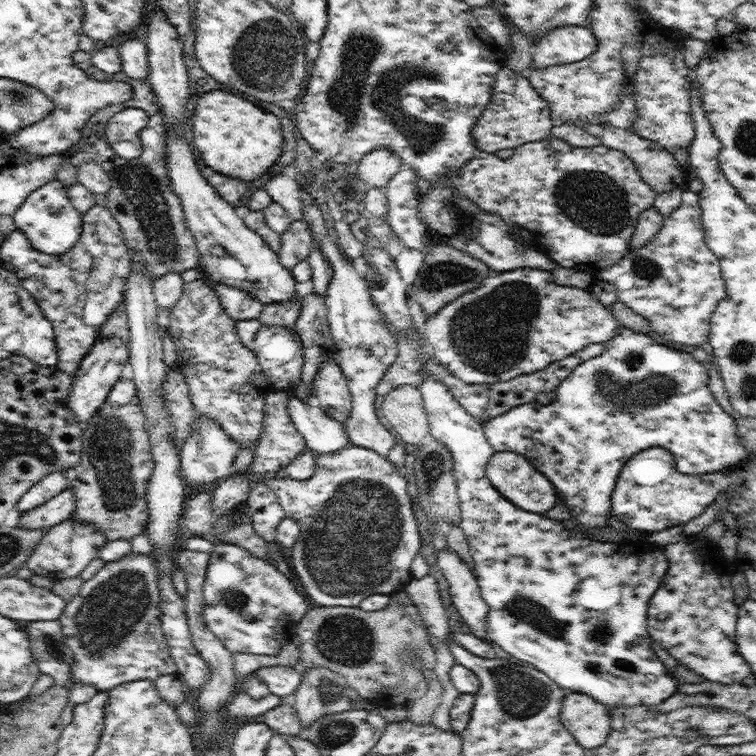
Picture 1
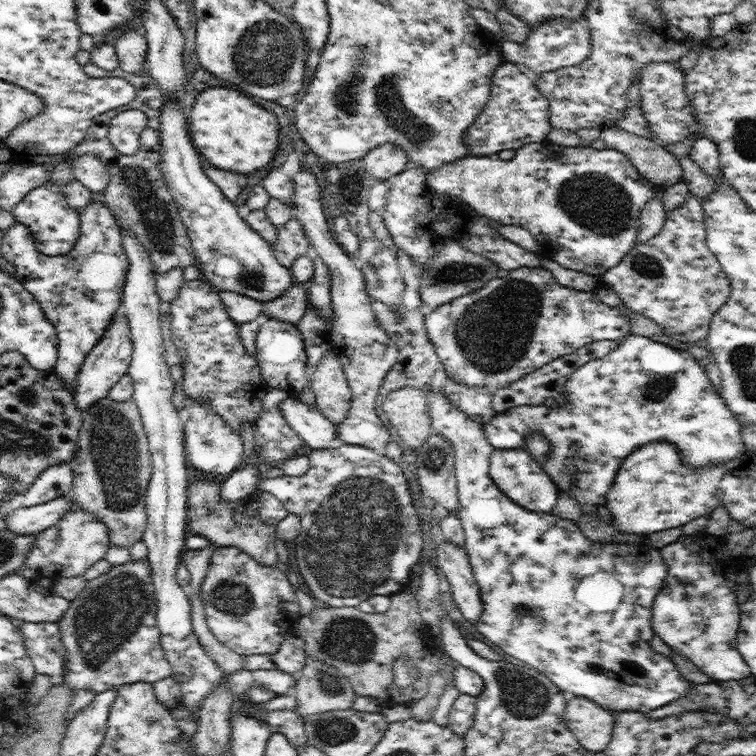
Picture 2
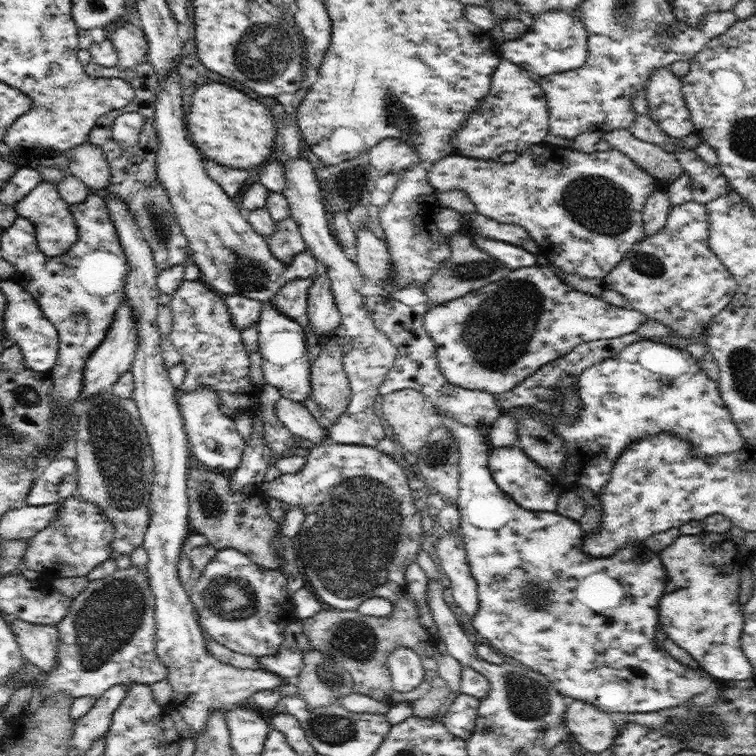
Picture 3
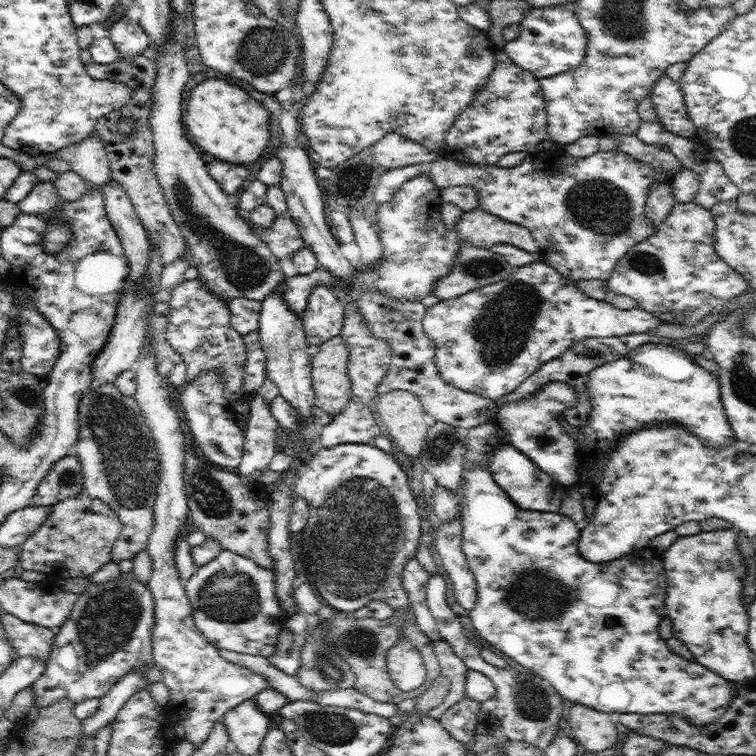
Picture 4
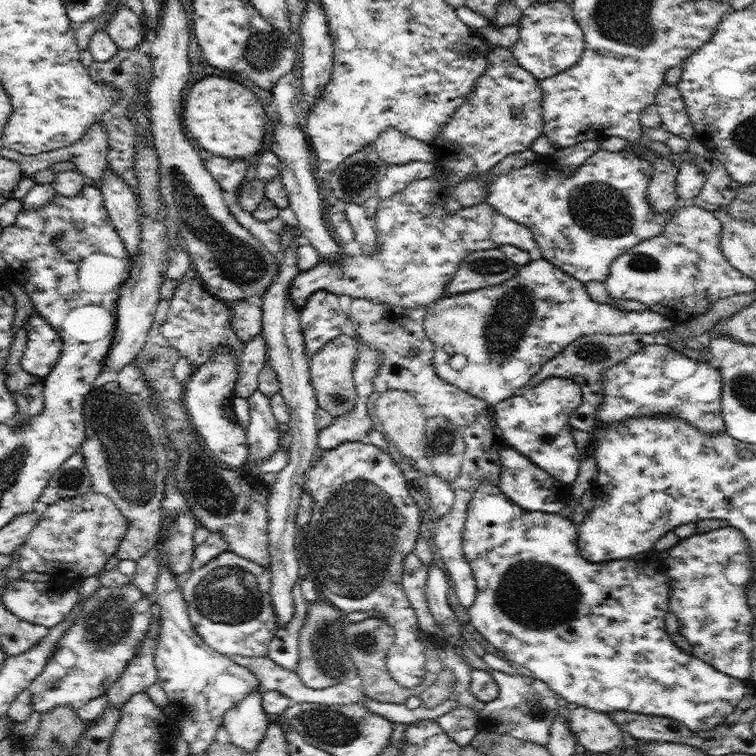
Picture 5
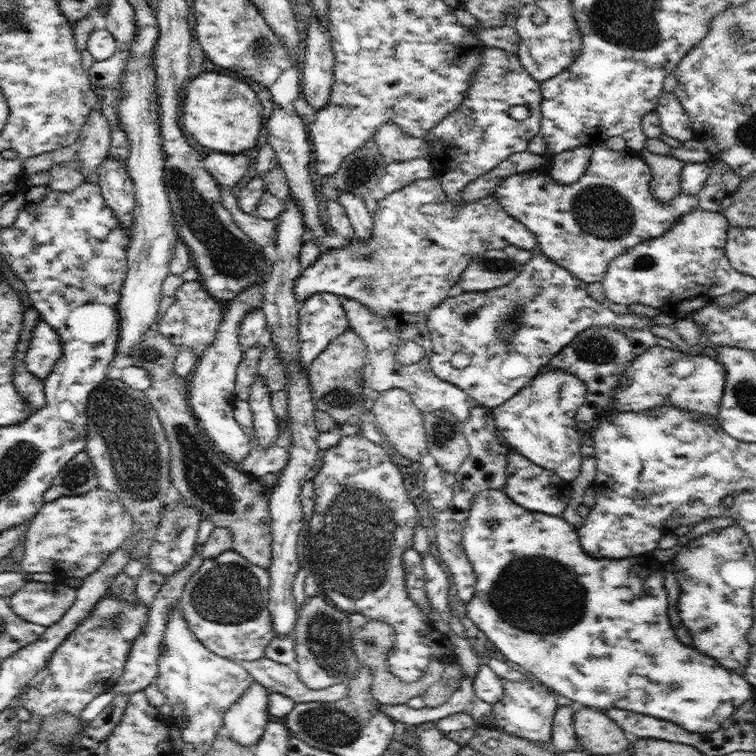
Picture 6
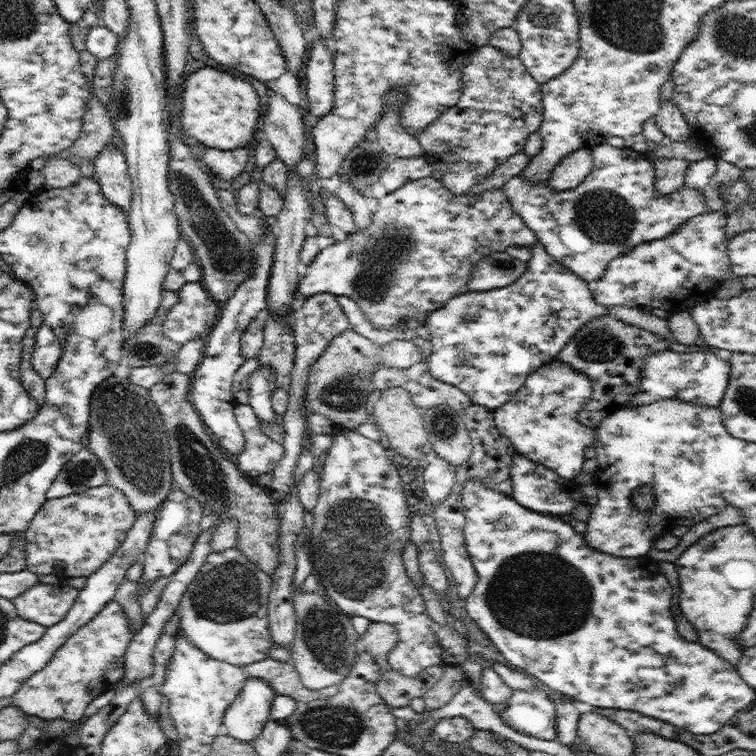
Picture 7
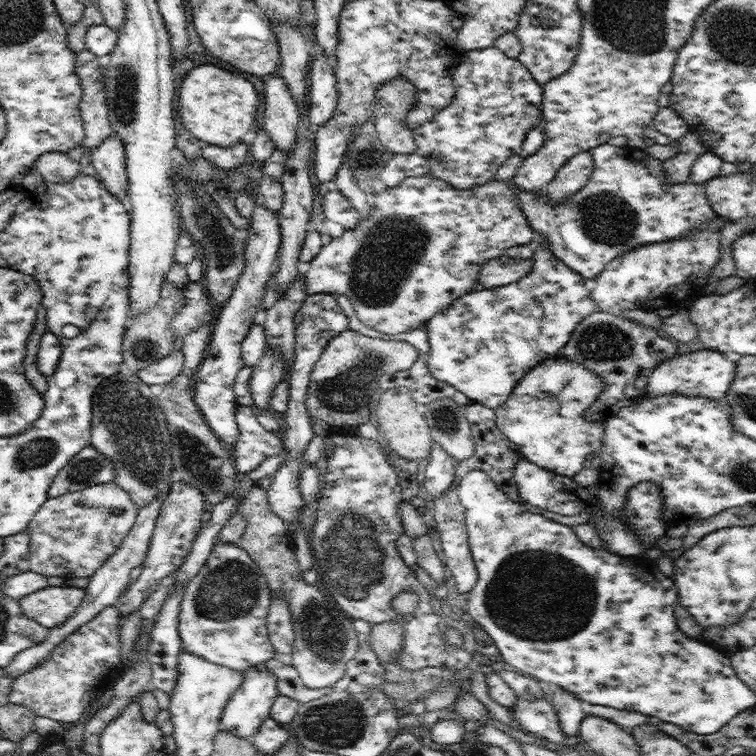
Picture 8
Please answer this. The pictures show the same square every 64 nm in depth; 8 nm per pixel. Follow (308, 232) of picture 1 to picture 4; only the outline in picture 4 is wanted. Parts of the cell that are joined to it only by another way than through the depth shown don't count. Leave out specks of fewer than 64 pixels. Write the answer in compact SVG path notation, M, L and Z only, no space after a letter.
M242 216L242 219L258 233L278 260L291 260L298 249L305 247L296 223L290 219L283 216L276 217L270 228L260 228L250 222L250 218Z

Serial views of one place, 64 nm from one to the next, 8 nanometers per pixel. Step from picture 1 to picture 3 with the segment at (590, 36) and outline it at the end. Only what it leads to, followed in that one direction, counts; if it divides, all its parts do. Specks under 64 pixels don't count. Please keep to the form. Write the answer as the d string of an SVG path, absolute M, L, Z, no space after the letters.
M550 11L527 20L526 33L516 41L505 40L500 56L526 71L544 77L580 68L588 59L588 33L574 12Z

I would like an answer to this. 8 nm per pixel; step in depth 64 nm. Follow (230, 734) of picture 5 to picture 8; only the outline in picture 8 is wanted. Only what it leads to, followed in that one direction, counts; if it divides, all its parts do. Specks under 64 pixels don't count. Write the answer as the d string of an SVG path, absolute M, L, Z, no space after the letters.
M254 666L243 673L240 686L236 688L236 692L232 692L230 700L224 706L220 727L240 738L253 738L258 732L258 728L271 713L271 706L279 694L276 678L263 666Z

